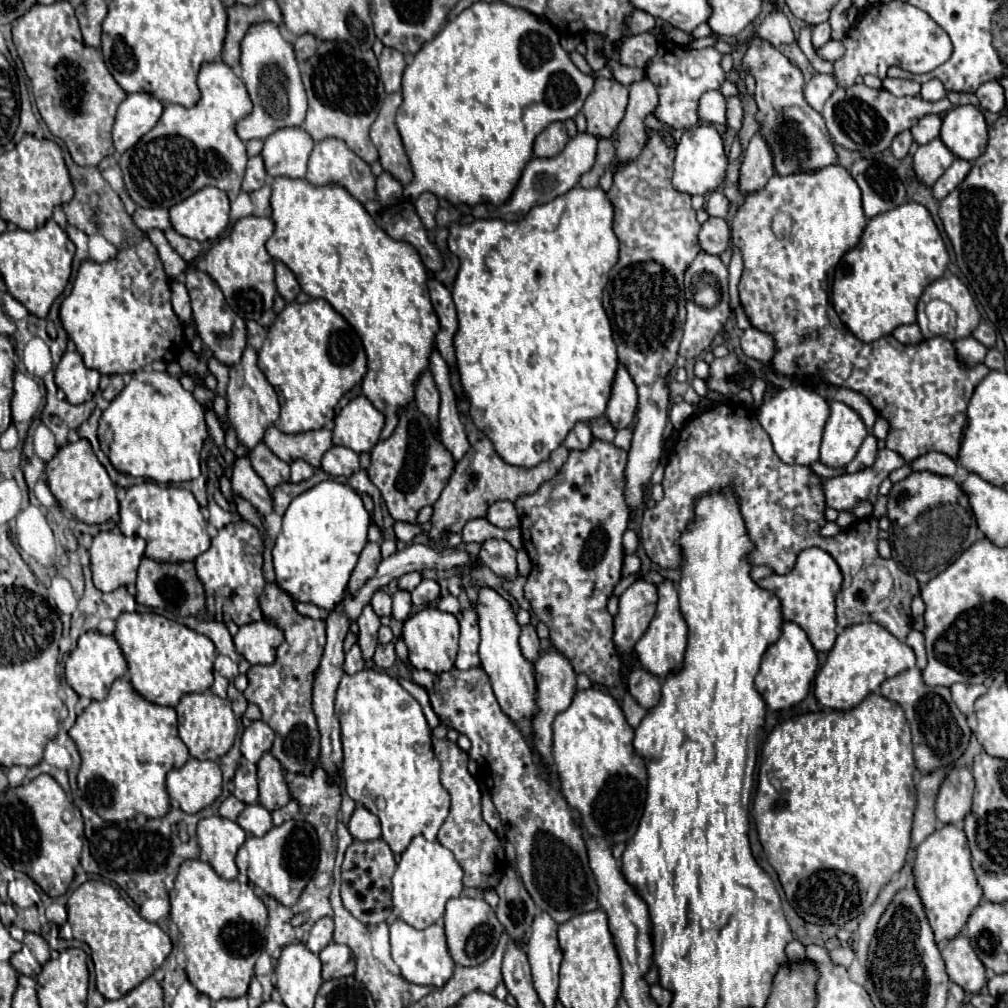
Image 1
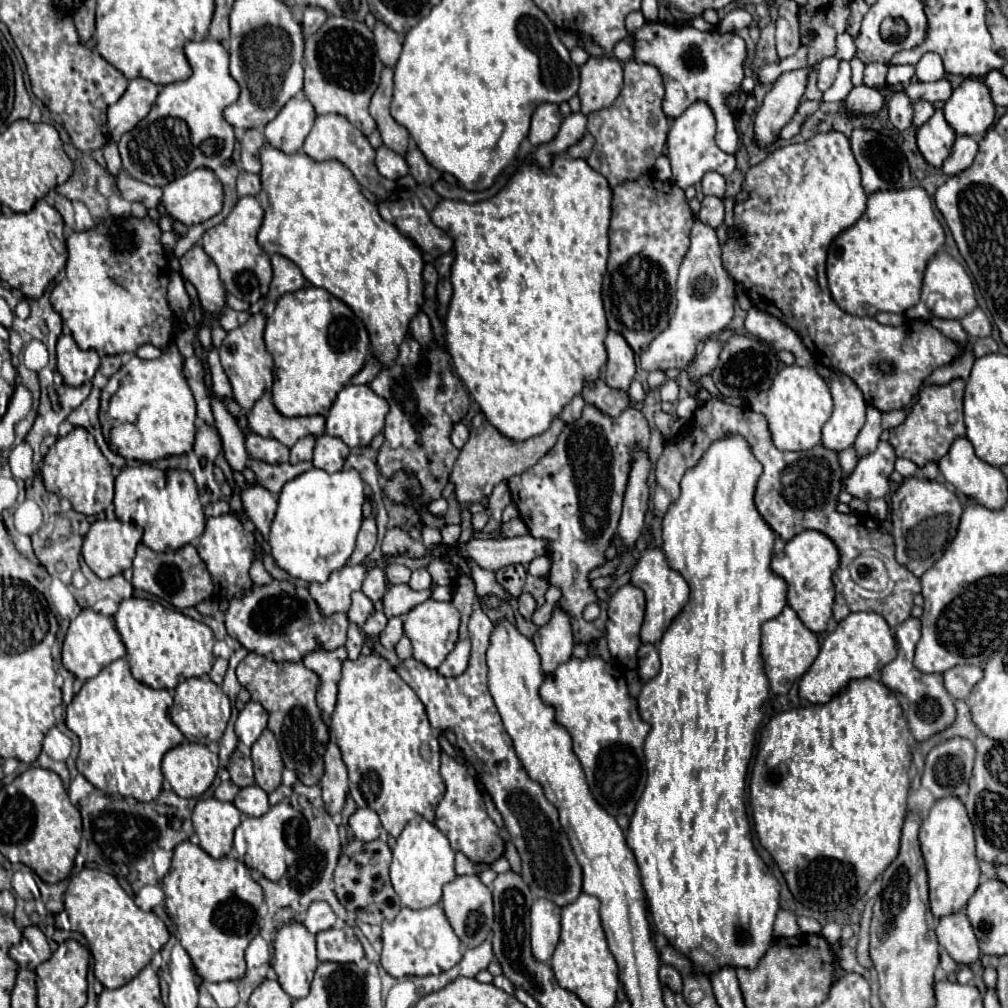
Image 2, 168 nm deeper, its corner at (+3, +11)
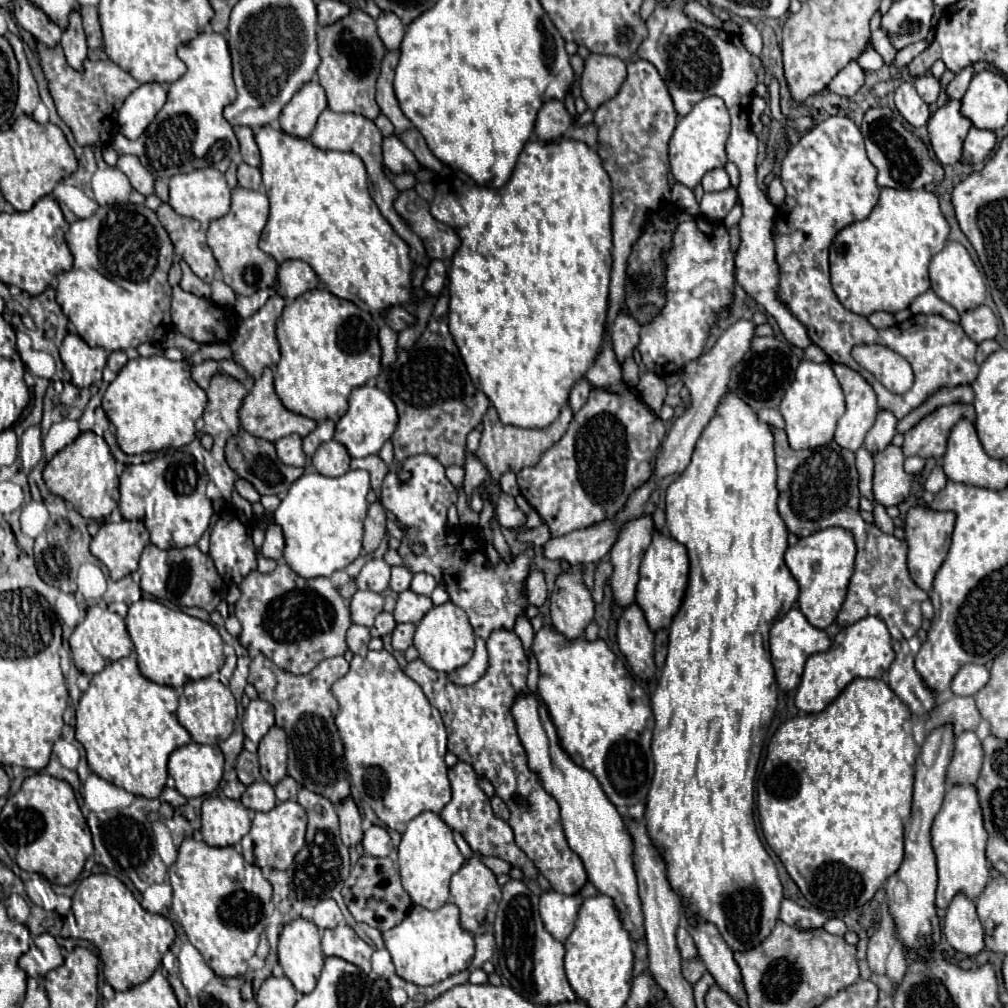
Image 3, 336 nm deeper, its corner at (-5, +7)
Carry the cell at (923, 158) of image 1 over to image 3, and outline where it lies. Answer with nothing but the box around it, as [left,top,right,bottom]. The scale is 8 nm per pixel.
[929,101,971,165]

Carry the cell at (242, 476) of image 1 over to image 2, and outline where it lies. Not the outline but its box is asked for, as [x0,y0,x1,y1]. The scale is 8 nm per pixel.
[241,485,277,541]

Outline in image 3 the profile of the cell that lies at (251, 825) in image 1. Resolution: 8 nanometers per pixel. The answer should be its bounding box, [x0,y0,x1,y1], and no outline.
[241,781,277,811]

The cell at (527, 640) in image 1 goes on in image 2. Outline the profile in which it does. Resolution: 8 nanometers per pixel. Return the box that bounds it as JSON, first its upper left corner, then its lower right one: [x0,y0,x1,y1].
[519,593,535,619]

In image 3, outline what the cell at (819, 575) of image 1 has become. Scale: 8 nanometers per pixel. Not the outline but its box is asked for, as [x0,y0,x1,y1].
[785,527,855,629]

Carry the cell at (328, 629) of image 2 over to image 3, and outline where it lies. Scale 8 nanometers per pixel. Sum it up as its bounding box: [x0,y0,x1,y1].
[234,563,351,675]

